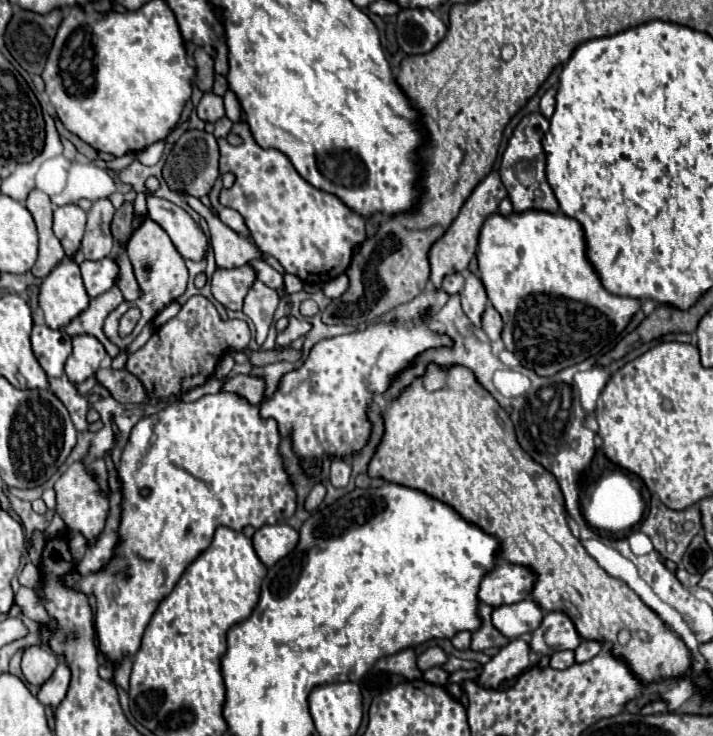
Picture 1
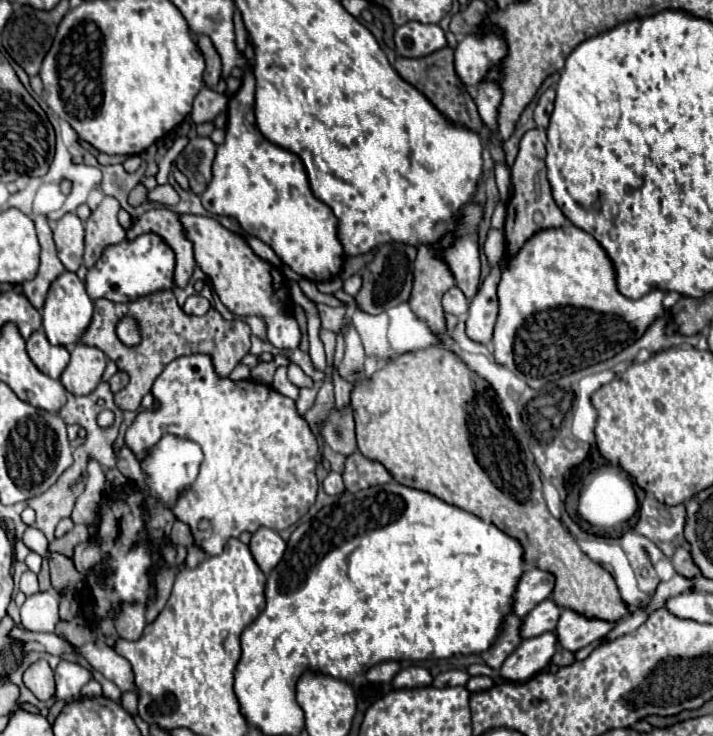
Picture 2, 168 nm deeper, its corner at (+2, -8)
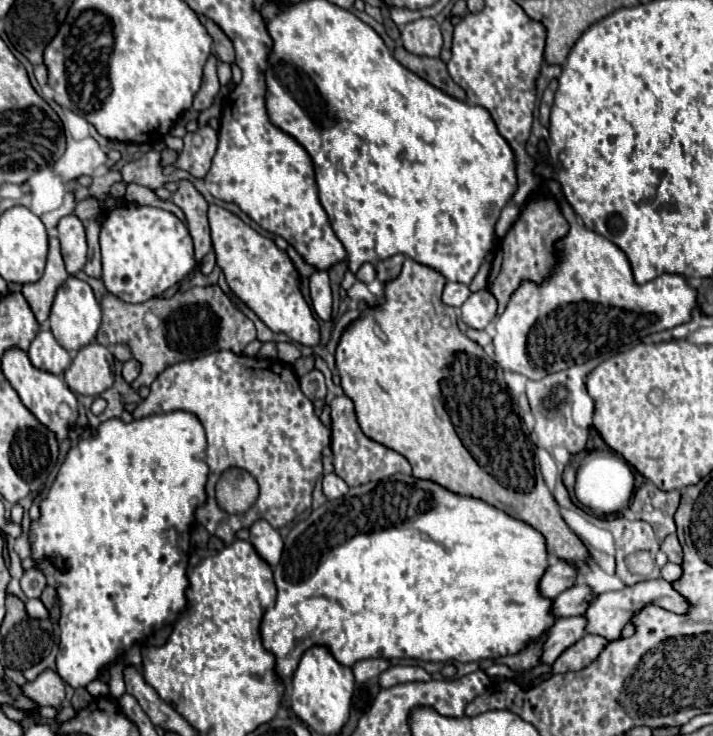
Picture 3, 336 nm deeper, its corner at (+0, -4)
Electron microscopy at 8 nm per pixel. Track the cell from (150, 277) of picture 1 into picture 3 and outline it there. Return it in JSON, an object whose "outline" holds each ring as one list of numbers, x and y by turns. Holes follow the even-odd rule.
{"outline":[[181,179,181,187,175,193,175,205,179,205,185,211,187,227,195,243,195,259,201,261,211,251,211,229,207,221,207,207,209,203,205,197,193,187,191,181]]}

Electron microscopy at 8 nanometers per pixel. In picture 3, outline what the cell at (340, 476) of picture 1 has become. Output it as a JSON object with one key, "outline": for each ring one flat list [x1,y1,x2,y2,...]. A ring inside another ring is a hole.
{"outline":[[329,473,329,475,323,477,323,493,329,501,343,497,347,491,349,491,347,483,341,477,337,477,335,473]]}

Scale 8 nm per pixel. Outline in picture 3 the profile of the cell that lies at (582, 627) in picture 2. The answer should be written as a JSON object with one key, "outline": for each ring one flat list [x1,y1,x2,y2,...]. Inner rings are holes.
{"outline":[[659,577,659,579,653,579,653,581,641,581,637,585,623,587,621,591,599,595,599,601,595,601,595,605,591,605,591,609,587,609,587,613,585,613,585,617,587,617,587,633,601,635,607,641,619,639,623,627,631,621,631,617,637,615,647,605,659,605,659,607,669,609,673,613,685,613,687,611,687,601,683,601,683,597,679,597,679,593,675,593,675,589,671,587,669,581]]}

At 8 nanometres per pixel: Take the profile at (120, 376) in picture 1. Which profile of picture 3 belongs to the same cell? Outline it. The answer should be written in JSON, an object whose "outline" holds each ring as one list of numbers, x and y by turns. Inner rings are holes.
{"outline":[[129,359,129,361,123,365,123,377,125,377,125,381,133,383,133,381,137,379,139,371,141,371,141,367,139,367,139,361,135,361,135,359]]}

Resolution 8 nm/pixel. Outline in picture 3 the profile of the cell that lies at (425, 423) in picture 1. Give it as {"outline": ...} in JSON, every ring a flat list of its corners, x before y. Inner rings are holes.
{"outline":[[405,259,399,277,383,283,385,301,375,307,365,307,361,317,345,327,335,351,335,365,345,395,355,403,363,433,407,457,413,467,413,477,429,479,449,491,483,499,507,515,529,523,547,539,549,553,573,565,577,565,577,559,589,559,585,545,563,521,557,501,543,483,541,471,537,471,535,451,523,433,519,409,503,379,503,369,475,341,459,331,455,309,445,307,441,301,443,285,445,277,441,273]]}

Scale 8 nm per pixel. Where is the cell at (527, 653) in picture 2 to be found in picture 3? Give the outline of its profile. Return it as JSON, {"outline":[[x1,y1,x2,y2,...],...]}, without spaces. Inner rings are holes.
{"outline":[[583,615,577,617,561,617,547,633,545,649,543,649,543,663,553,665,553,661,571,645,575,645,585,635,587,619]]}

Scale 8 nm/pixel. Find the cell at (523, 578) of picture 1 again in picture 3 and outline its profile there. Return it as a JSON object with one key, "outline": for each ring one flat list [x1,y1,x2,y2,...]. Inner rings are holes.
{"outline":[[550,557,552,561,548,561,549,569,547,569,547,573,543,575,543,579,541,579,541,593,545,595,545,597,557,597,559,593,563,593,565,589,569,589,569,587,573,587,575,585,575,579,577,579,577,569,571,565,571,563,567,563,567,561,563,561,563,559,558,559,556,557]]}

